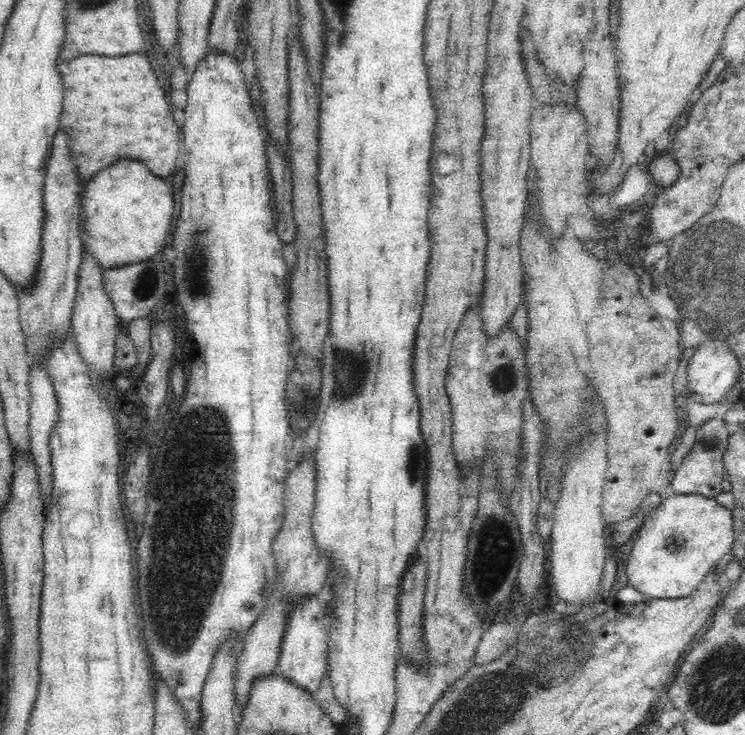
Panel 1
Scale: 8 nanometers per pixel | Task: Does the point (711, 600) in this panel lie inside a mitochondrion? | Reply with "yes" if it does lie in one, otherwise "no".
no

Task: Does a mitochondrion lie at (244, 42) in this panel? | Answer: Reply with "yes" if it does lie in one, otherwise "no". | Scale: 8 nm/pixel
no

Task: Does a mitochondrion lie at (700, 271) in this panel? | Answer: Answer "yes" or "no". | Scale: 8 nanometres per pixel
yes

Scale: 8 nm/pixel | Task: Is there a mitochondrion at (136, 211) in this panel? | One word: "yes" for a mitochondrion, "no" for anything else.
no

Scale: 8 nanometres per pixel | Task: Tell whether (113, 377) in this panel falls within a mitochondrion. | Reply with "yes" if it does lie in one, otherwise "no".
no

